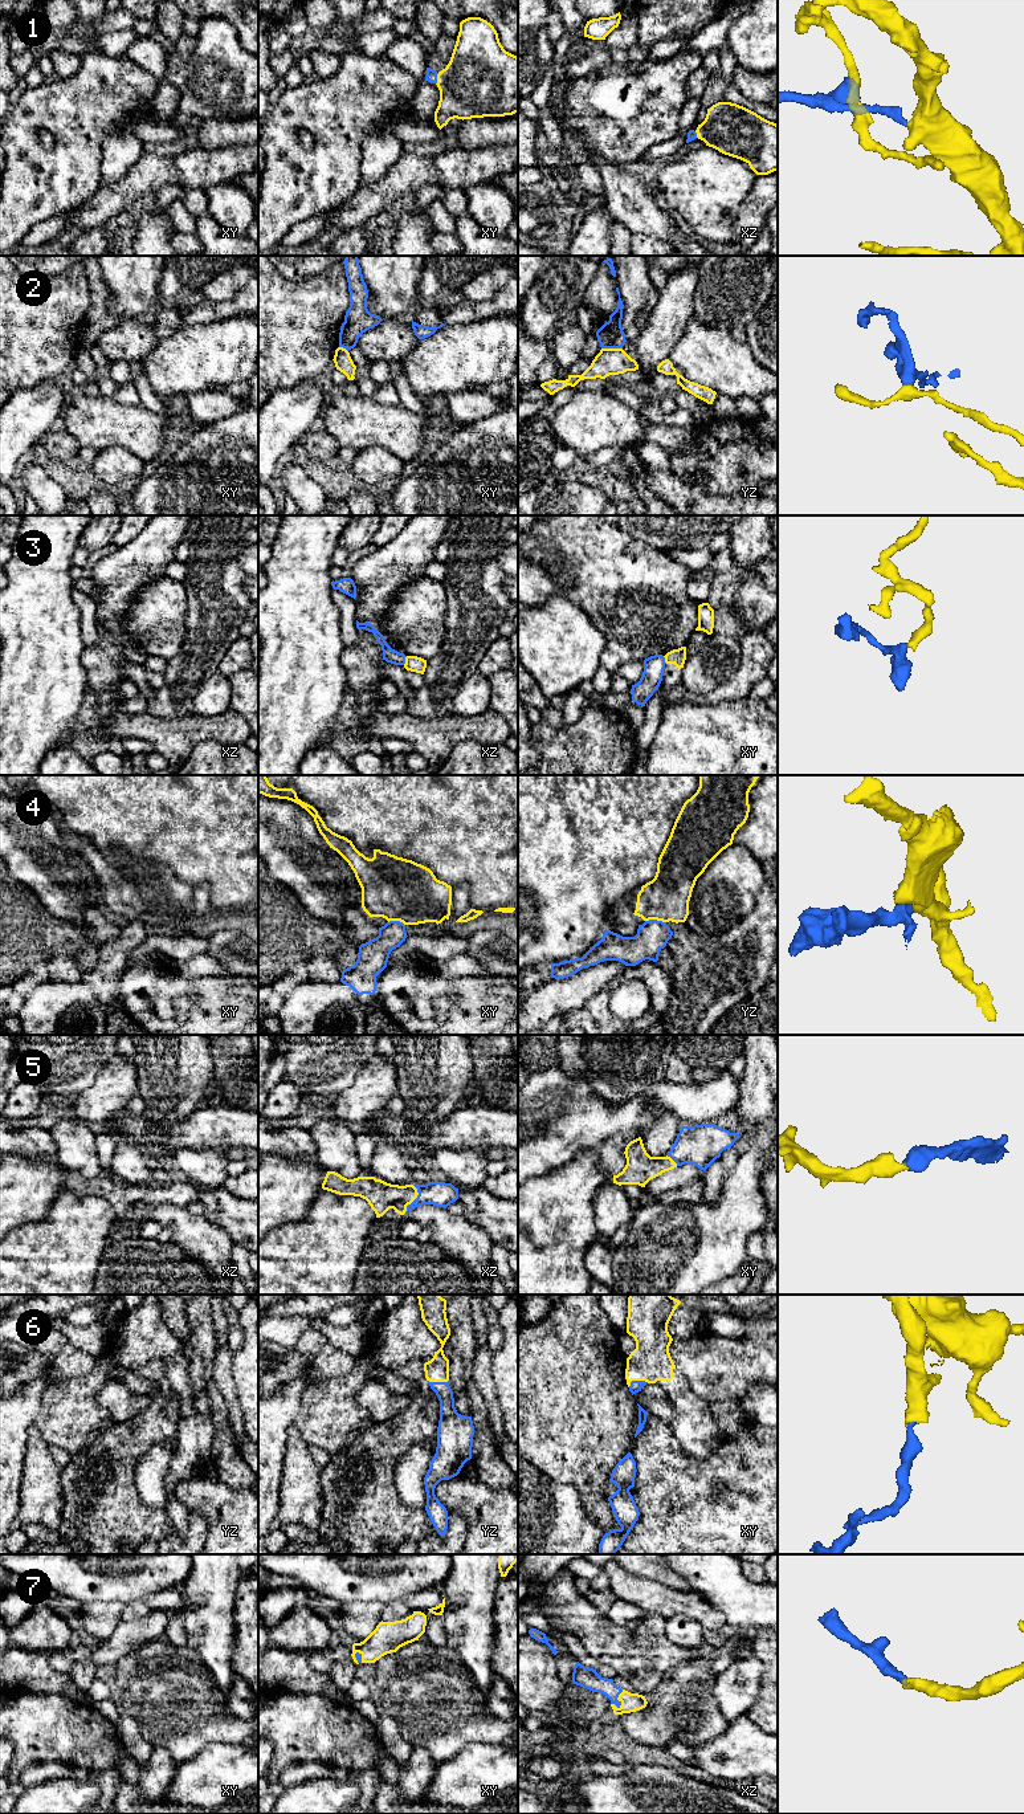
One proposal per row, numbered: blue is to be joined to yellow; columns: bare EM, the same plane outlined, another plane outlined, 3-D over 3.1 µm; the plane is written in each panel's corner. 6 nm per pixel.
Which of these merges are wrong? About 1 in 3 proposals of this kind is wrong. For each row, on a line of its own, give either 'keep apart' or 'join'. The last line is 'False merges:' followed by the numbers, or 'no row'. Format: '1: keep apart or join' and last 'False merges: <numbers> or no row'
1: join
2: keep apart
3: keep apart
4: keep apart
5: join
6: join
7: join
False merges: 2, 3, 4

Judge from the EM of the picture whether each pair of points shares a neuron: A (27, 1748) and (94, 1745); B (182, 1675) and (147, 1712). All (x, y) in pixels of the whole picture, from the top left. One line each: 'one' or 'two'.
A: one
B: one

